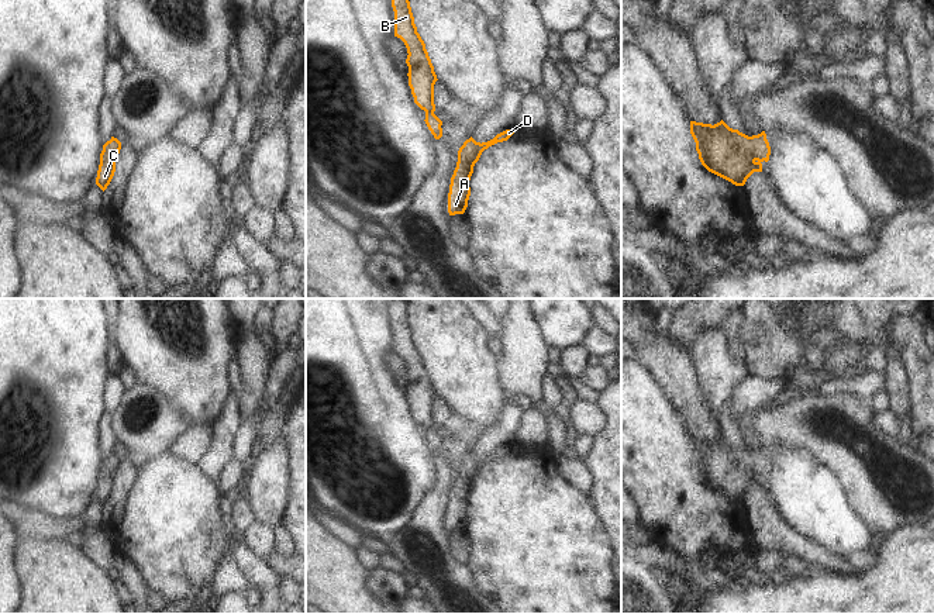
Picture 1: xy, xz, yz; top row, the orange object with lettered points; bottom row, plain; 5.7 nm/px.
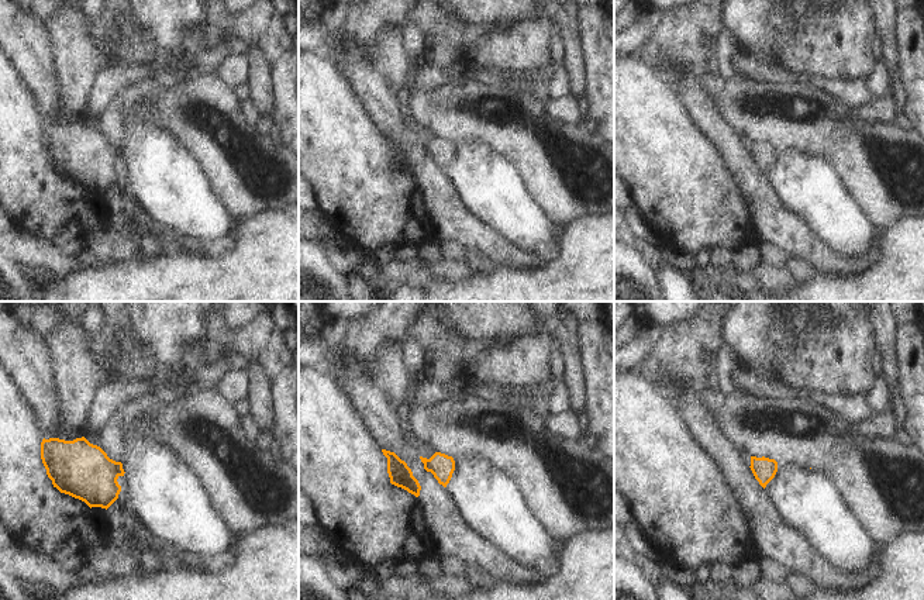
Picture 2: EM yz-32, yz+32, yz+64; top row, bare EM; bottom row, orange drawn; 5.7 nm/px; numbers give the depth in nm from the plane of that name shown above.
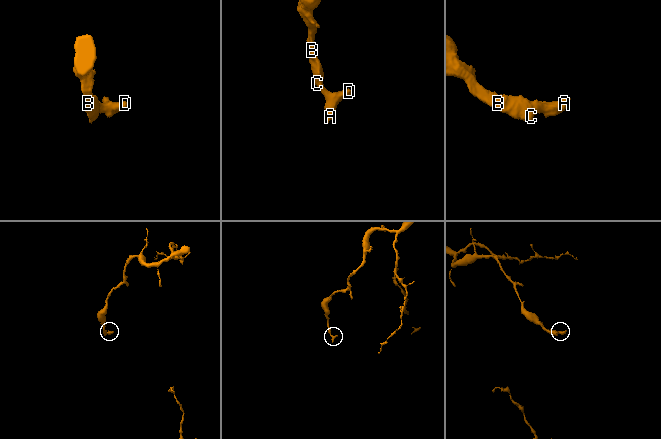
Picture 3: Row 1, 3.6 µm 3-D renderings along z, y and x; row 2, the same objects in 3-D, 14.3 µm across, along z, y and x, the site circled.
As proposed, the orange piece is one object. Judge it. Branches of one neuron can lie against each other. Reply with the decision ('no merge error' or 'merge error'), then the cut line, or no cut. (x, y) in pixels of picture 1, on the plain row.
no merge error | no cut

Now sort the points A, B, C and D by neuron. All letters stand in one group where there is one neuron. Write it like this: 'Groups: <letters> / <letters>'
Groups: A B C D

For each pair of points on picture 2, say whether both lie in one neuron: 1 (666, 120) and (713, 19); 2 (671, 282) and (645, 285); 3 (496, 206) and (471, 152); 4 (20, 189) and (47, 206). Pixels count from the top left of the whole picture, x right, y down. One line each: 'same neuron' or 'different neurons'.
1: different neurons
2: different neurons
3: same neuron
4: same neuron

